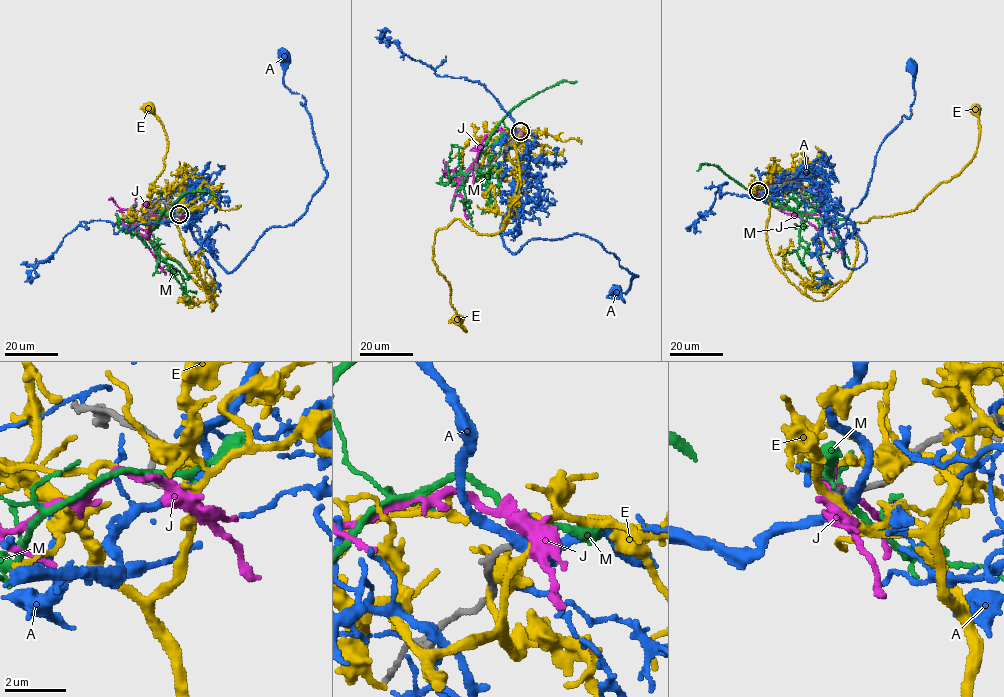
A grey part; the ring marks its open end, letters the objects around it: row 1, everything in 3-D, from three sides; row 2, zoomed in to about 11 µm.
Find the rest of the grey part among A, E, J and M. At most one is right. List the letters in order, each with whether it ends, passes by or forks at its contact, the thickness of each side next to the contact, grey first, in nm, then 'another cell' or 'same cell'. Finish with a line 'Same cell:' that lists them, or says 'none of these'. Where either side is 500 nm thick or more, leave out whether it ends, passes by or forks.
A: it passes by; 260 nm thick on the grey side, 320 nm on the other; another cell
E: it forks there; 220 nm thick on the grey side, 200 nm on the other; another cell
J: it passes by; 240 nm thick on the grey side, 480 nm on the other; another cell
M: it passes by; 200 nm thick on the grey side, 170 nm on the other; another cell
Same cell: none of these

